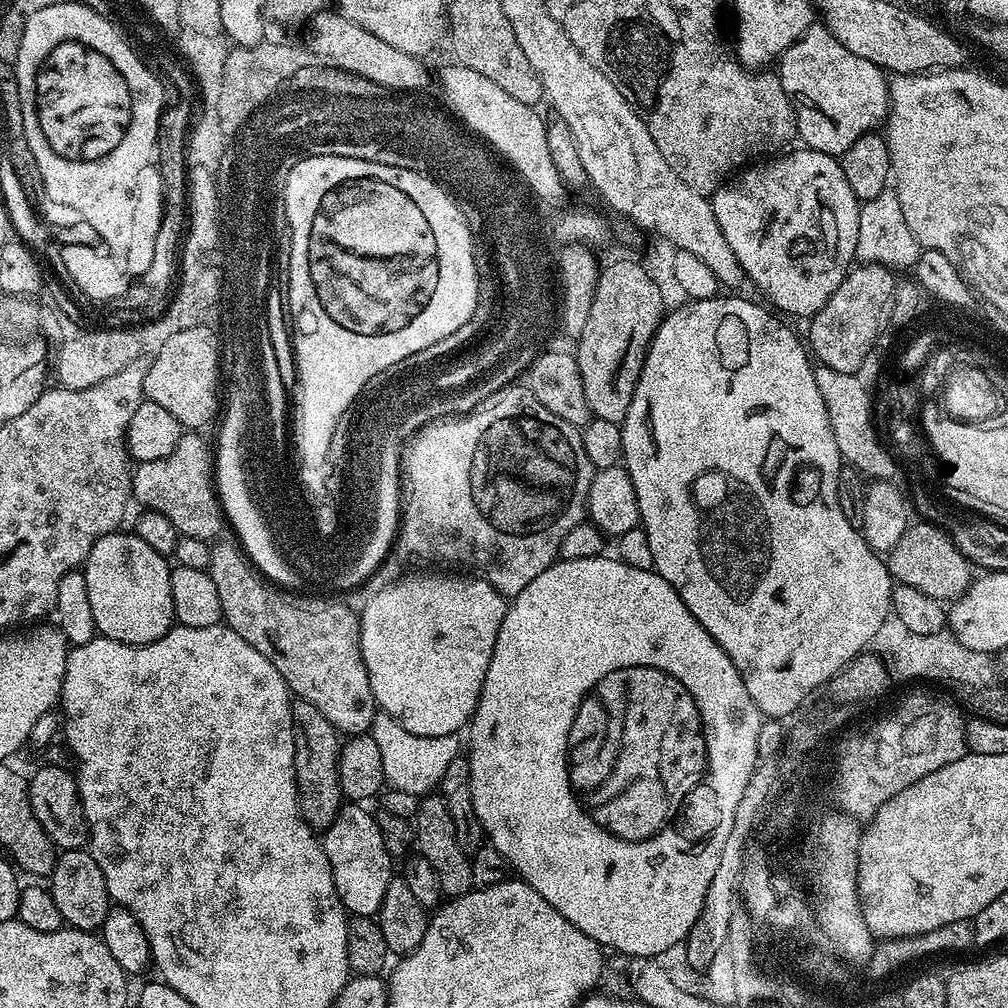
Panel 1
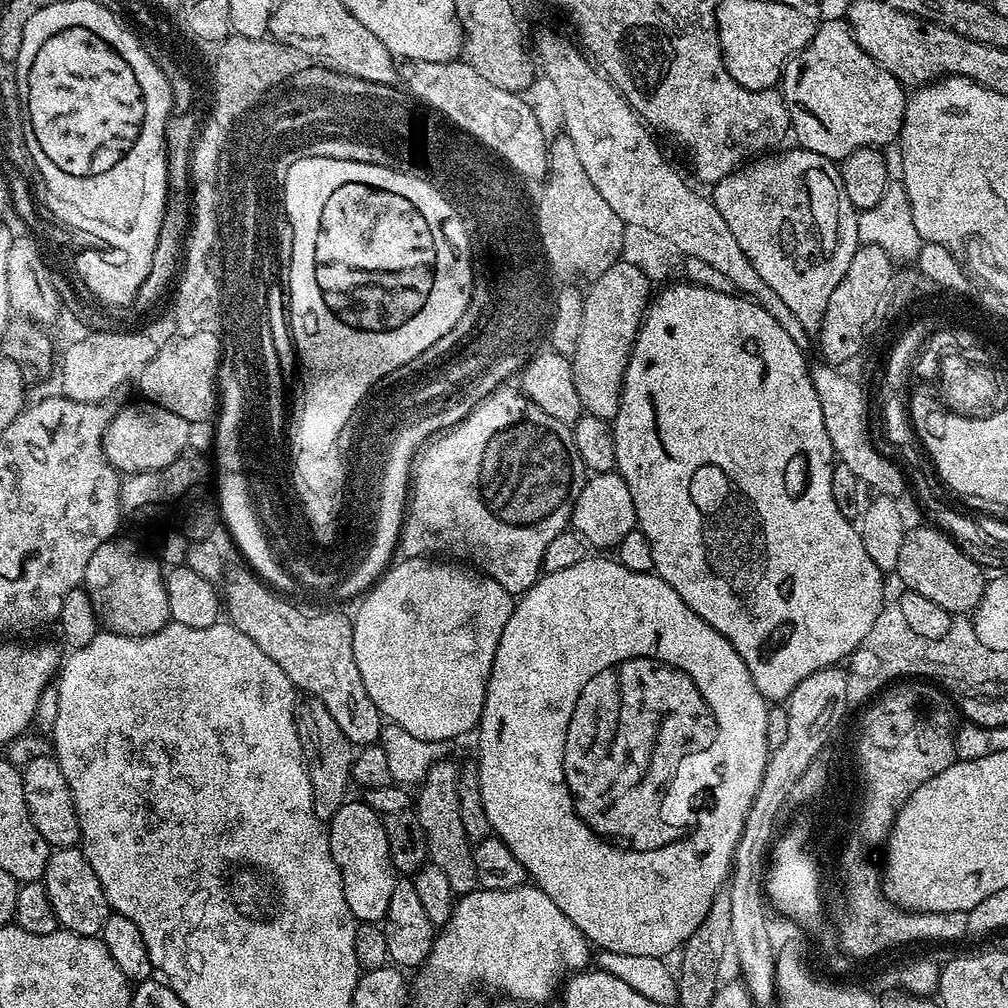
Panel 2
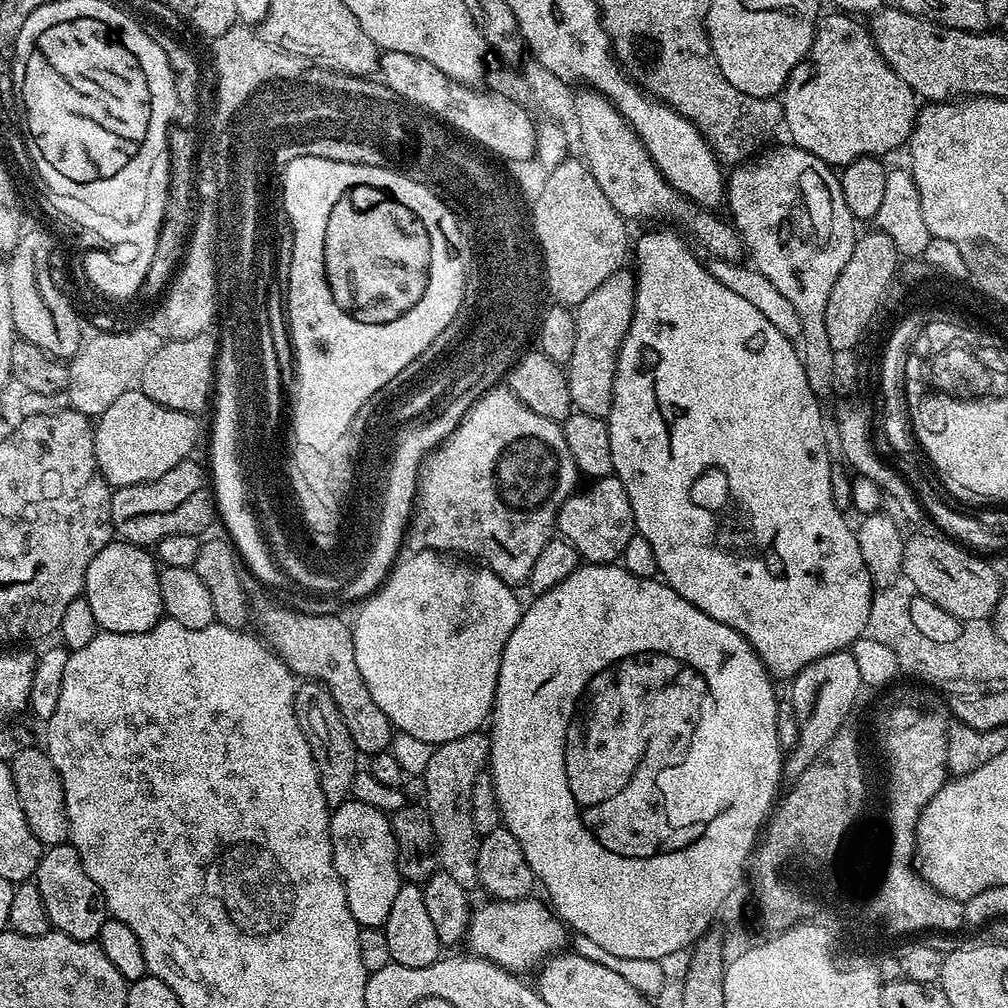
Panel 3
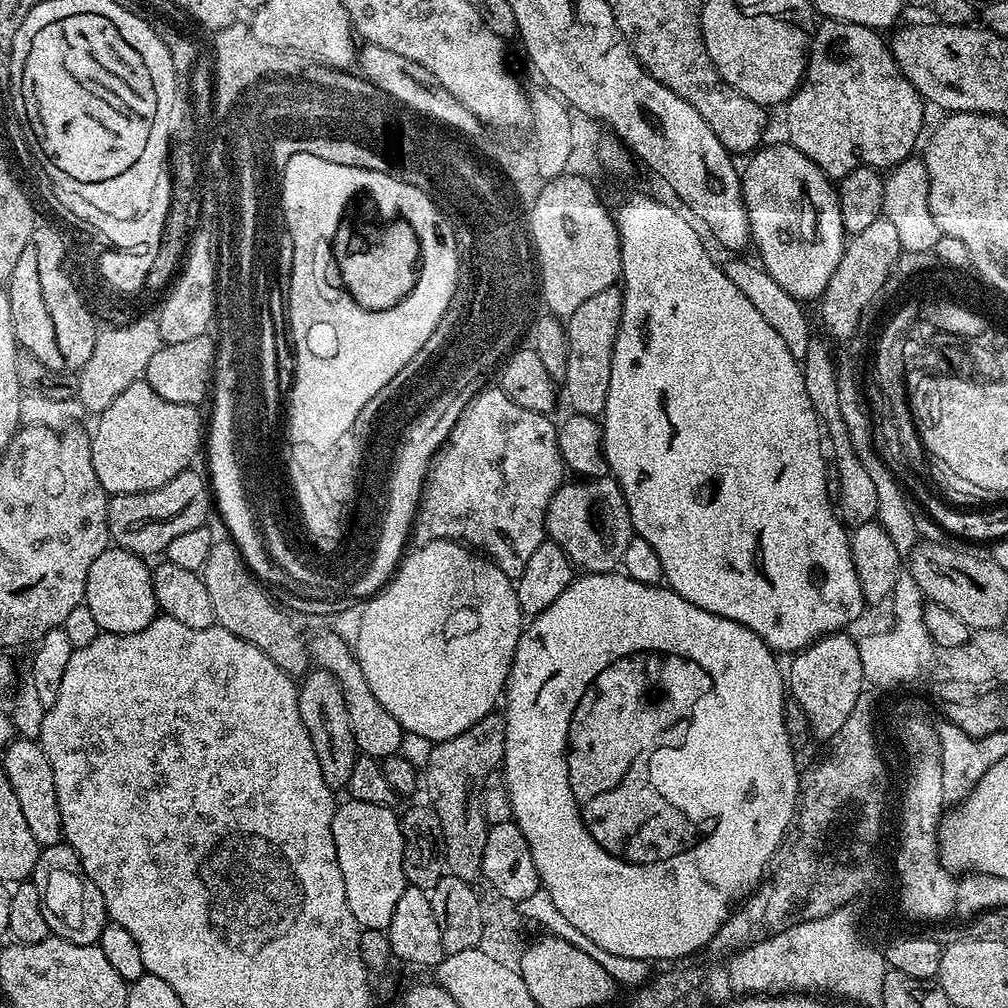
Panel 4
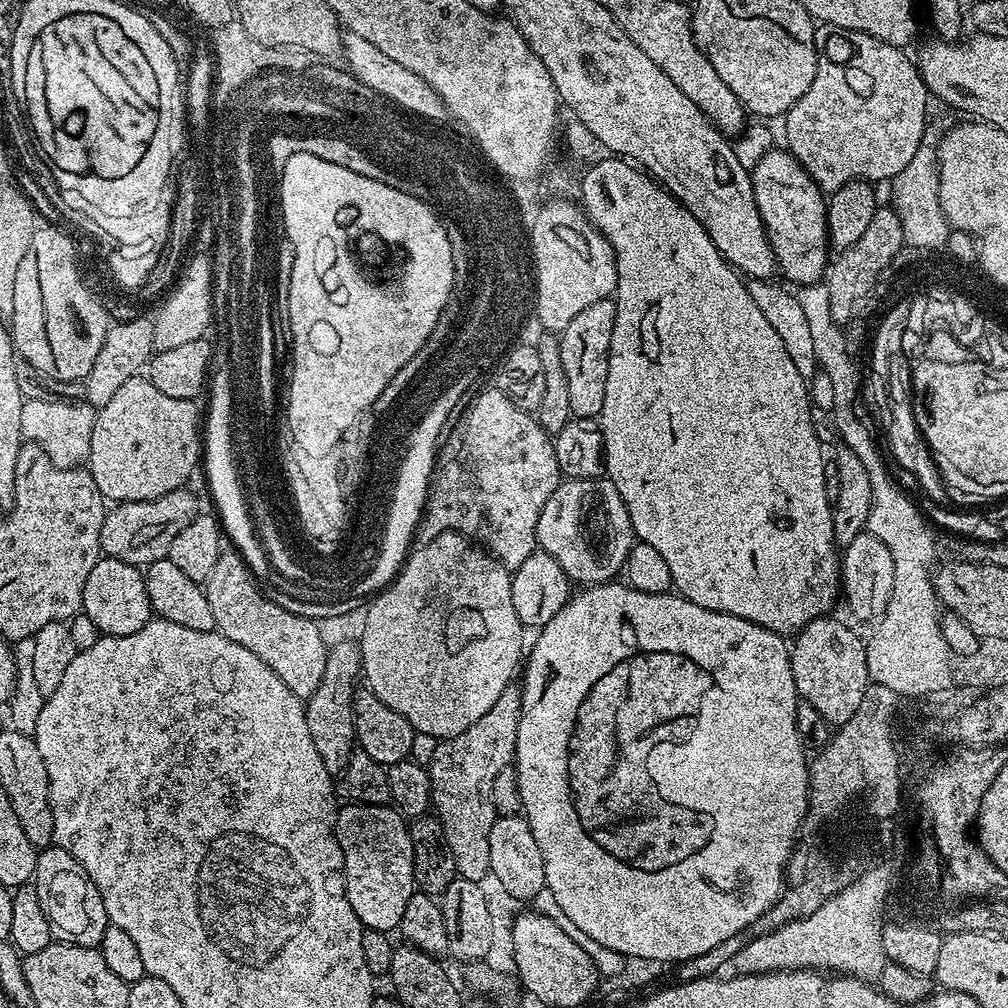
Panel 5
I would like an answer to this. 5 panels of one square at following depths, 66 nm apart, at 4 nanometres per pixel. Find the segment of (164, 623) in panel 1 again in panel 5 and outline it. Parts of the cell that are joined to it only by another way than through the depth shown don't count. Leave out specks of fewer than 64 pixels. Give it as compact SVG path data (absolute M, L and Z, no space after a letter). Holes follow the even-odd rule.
M101 558L94 570L90 570L90 578L86 578L86 586L82 590L82 612L103 635L138 634L142 626L154 619L143 571L137 565L127 564L118 558Z

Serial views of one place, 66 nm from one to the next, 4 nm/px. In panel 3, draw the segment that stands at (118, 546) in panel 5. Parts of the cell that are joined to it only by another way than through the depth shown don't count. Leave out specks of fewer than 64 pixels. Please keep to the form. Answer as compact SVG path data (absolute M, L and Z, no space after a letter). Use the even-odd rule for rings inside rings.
M192 458L183 460L174 466L174 470L166 470L162 478L115 489L112 494L112 527L115 535L127 544L155 546L170 534L204 534L218 509L209 473L205 469L203 472L194 461Z

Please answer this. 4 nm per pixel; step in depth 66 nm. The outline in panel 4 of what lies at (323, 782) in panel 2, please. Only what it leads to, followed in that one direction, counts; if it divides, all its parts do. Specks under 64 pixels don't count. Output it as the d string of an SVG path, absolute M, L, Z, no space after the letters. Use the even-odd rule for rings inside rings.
M323 670L309 671L302 682L304 685L301 683L298 688L300 693L298 714L302 714L302 722L310 734L310 742L314 742L314 754L318 754L318 766L322 766L322 778L326 778L326 786L334 790L347 789L350 774L354 771L358 749L350 726L342 686L338 686L334 674Z

